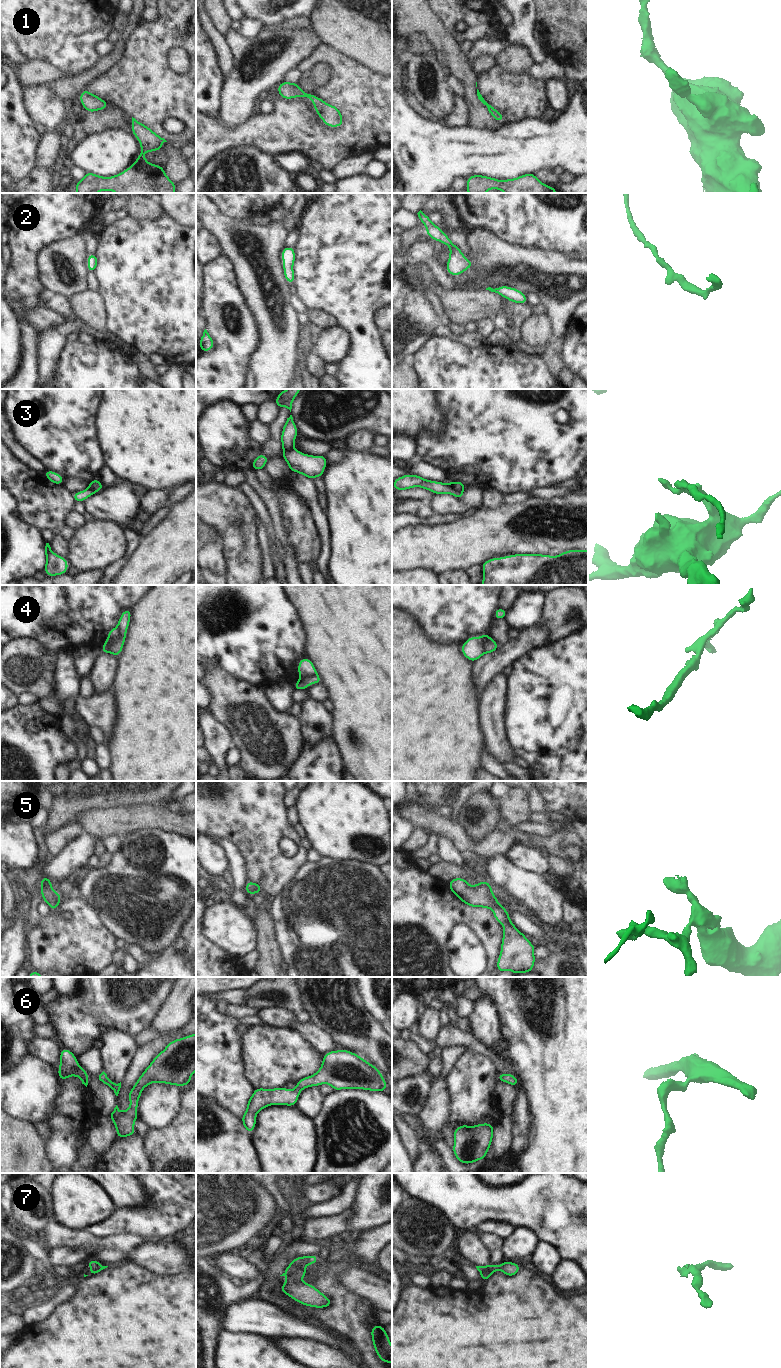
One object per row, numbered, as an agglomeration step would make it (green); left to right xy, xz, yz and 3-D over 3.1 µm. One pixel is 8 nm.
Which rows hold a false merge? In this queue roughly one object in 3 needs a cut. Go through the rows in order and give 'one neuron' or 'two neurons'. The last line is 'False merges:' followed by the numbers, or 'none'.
1: one neuron
2: one neuron
3: two neurons
4: two neurons
5: one neuron
6: one neuron
7: one neuron
False merges: 3, 4

